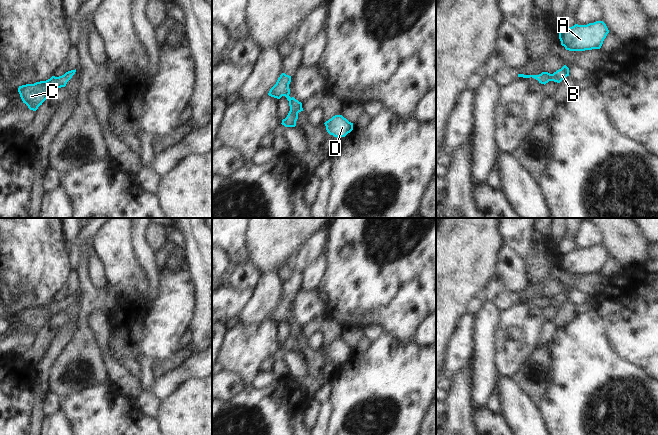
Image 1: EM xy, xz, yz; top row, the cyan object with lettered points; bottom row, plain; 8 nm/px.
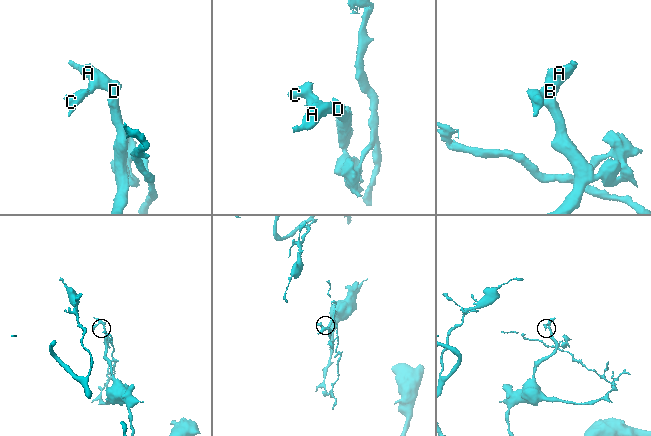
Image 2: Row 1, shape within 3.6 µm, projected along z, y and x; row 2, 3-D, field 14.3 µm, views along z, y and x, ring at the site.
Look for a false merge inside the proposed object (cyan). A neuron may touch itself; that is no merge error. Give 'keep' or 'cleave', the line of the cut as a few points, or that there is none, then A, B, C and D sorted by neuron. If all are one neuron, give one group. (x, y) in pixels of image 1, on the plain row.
keep; no cut; A B C D

